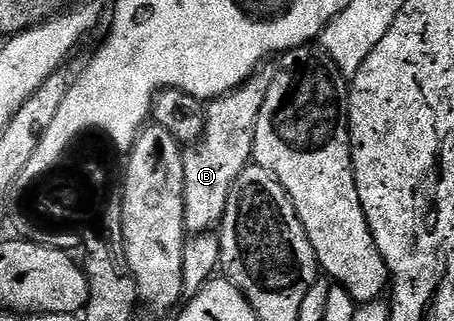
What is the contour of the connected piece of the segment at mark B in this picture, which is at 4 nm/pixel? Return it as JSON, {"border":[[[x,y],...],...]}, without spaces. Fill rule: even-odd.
{"border":[[[256,71],[245,83],[231,93],[215,97],[206,105],[206,126],[201,141],[187,148],[182,154],[184,159],[184,223],[187,234],[197,235],[217,230],[222,216],[228,207],[228,195],[232,183],[251,164],[254,156],[254,136],[256,119],[274,73]]]}

